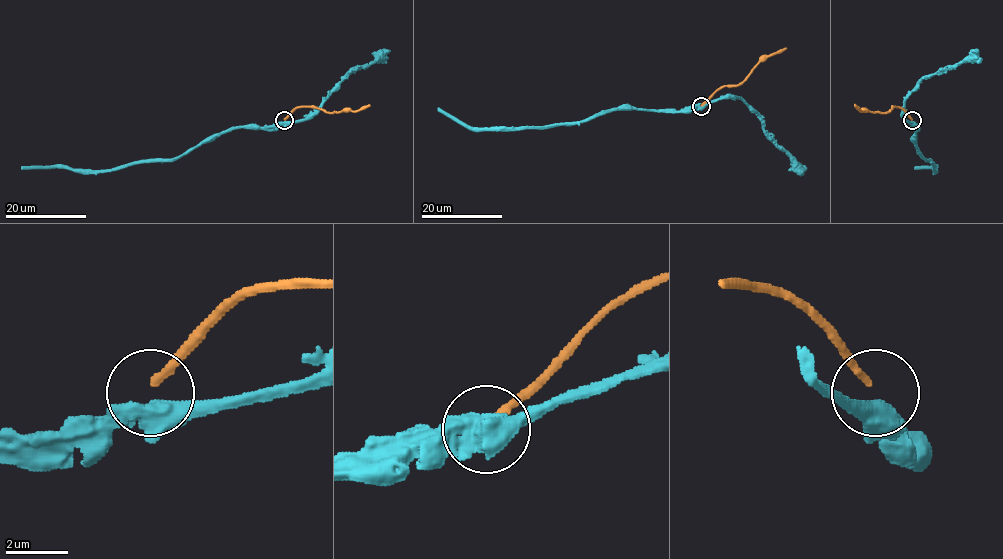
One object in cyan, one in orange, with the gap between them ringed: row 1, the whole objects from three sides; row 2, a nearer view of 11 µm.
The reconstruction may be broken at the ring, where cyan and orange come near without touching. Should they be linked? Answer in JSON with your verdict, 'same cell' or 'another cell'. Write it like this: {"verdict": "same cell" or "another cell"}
{"verdict": "another cell"}

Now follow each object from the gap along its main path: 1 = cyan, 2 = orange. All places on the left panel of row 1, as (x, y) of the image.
1: (284, 122), (271, 127), (233, 127), (206, 138), (177, 157), (160, 161), (138, 162), (105, 170), (22, 166)
2: (284, 120), (301, 106), (319, 107), (328, 113), (358, 110), (370, 104)

